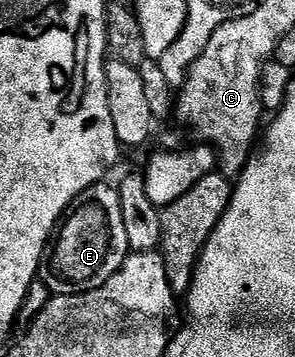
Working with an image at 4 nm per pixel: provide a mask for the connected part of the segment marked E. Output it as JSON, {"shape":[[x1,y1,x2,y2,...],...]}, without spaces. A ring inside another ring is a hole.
{"shape":[[106,181,97,182,78,194,67,205,67,211,59,217,59,223,49,236,39,261,37,278,46,284,52,295,84,294,93,288,101,288,101,284,105,284,105,280,109,280,109,276,113,276,123,266,129,253,129,240,125,237,125,220,121,220,119,191,114,185,107,185]]}

